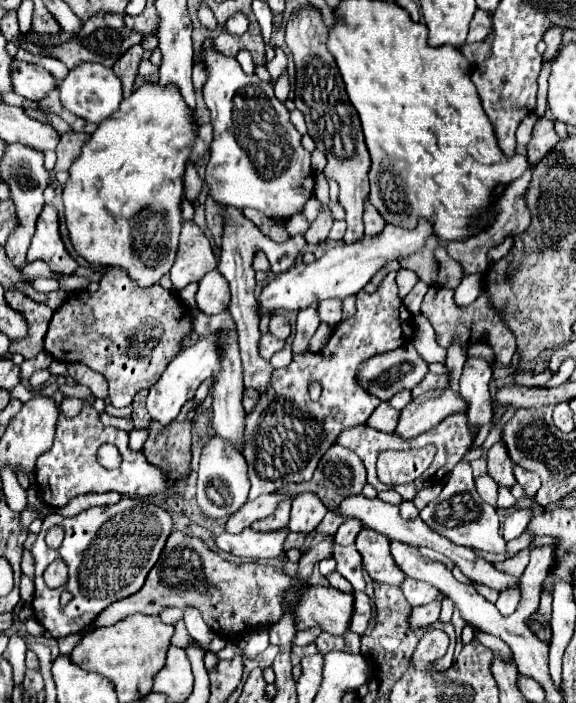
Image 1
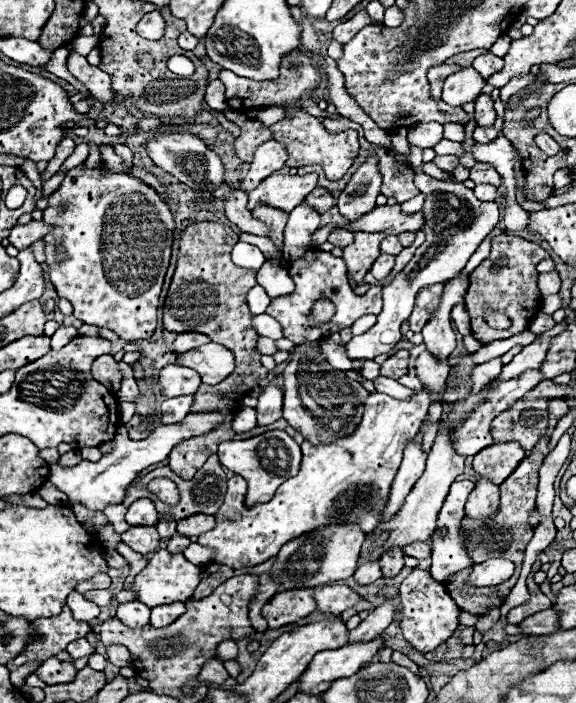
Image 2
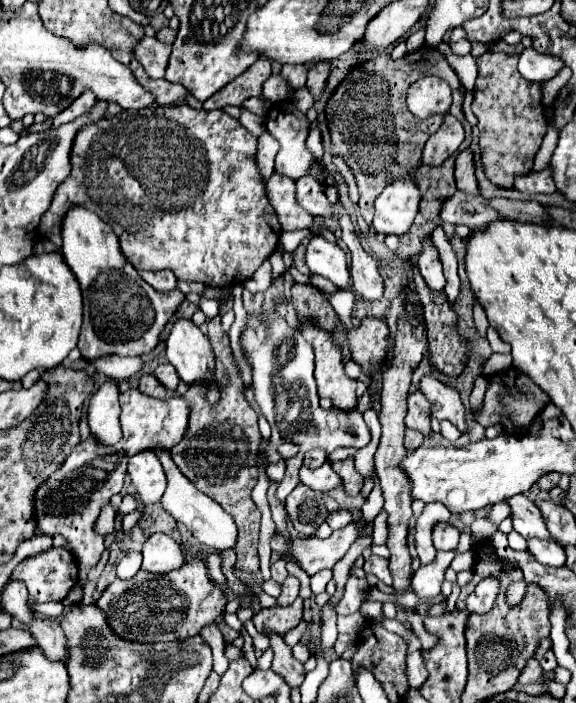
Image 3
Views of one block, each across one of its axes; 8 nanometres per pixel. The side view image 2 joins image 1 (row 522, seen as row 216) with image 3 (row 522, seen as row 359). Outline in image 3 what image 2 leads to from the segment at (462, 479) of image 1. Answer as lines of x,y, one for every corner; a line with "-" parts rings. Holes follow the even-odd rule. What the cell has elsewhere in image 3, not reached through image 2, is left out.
352,520
348,526
334,530
332,536
326,540
300,538
300,540
292,540
292,544
286,546
284,538
280,534
274,534
270,546
282,556
290,550
290,554
300,562
300,566
312,576
322,568
332,568
334,562
340,560
358,538
370,536
372,530
374,530
372,522

